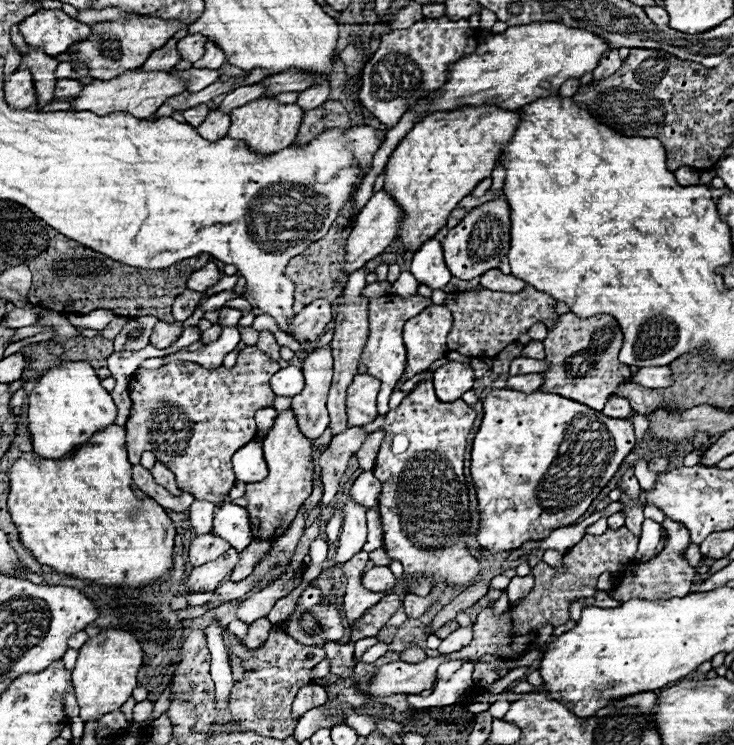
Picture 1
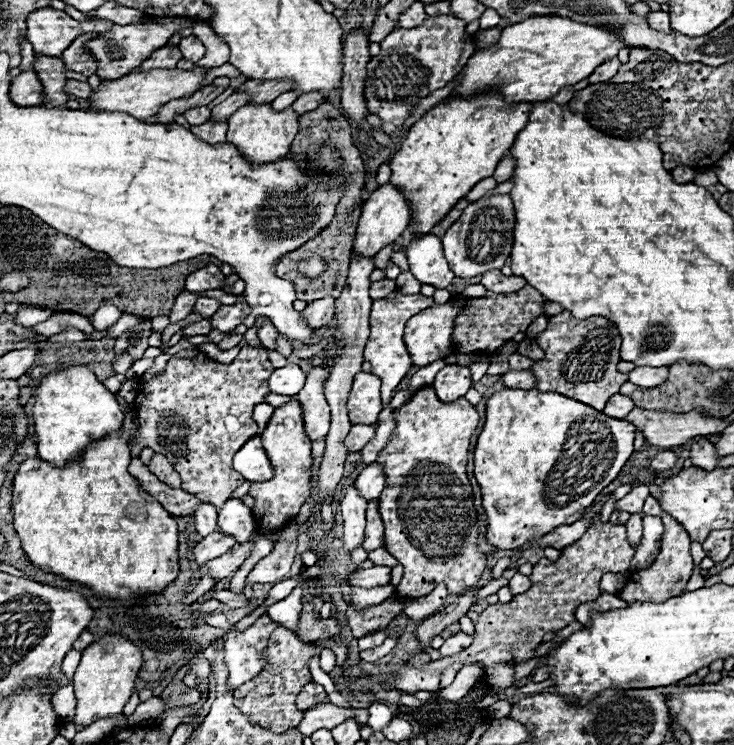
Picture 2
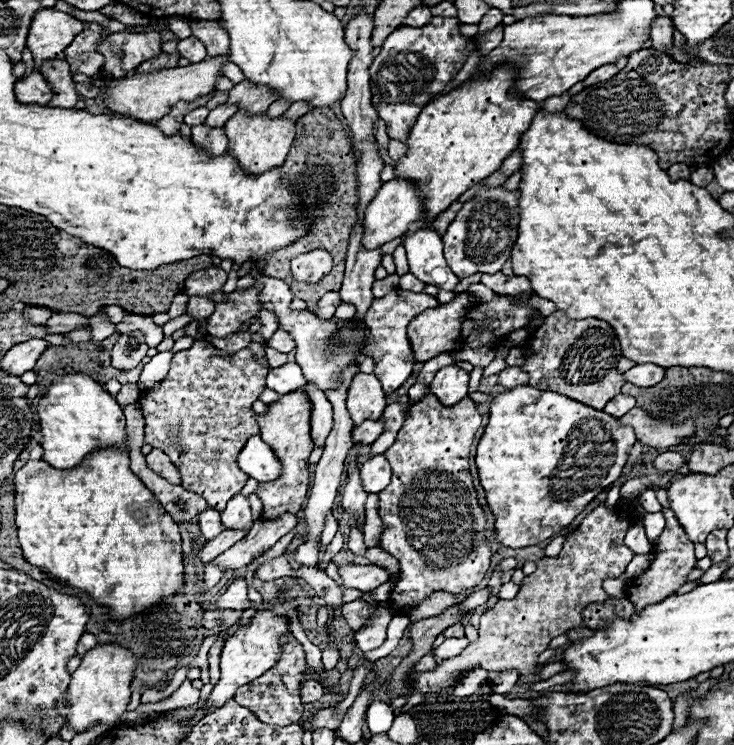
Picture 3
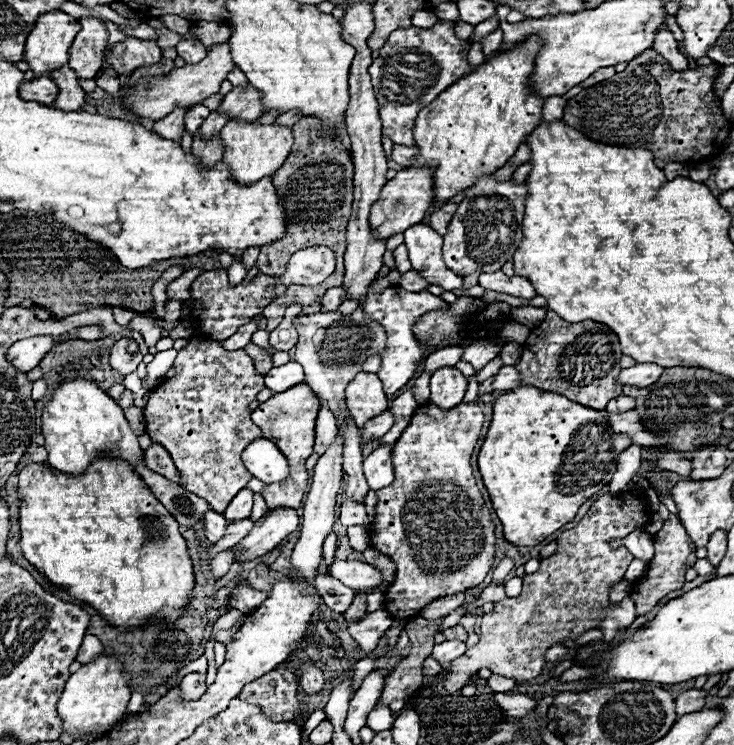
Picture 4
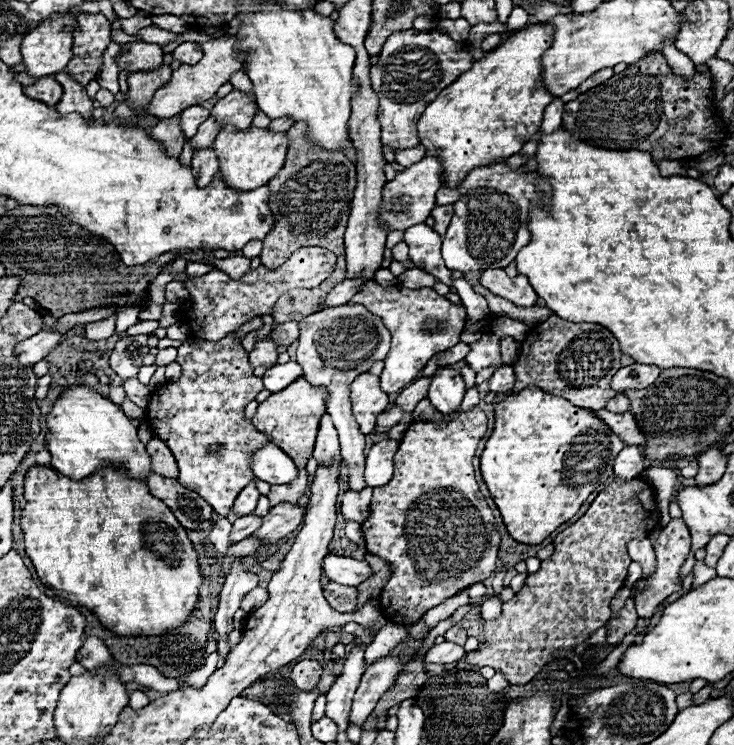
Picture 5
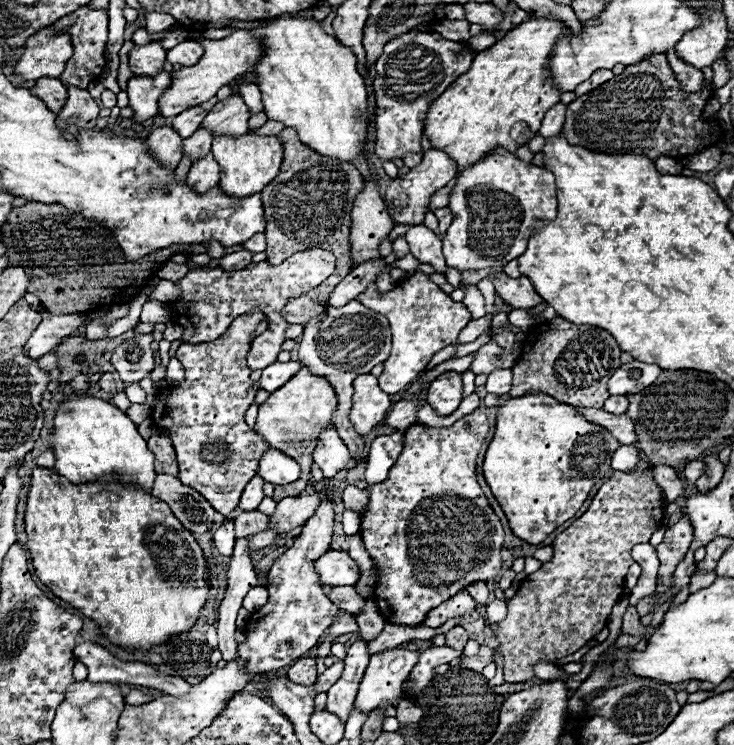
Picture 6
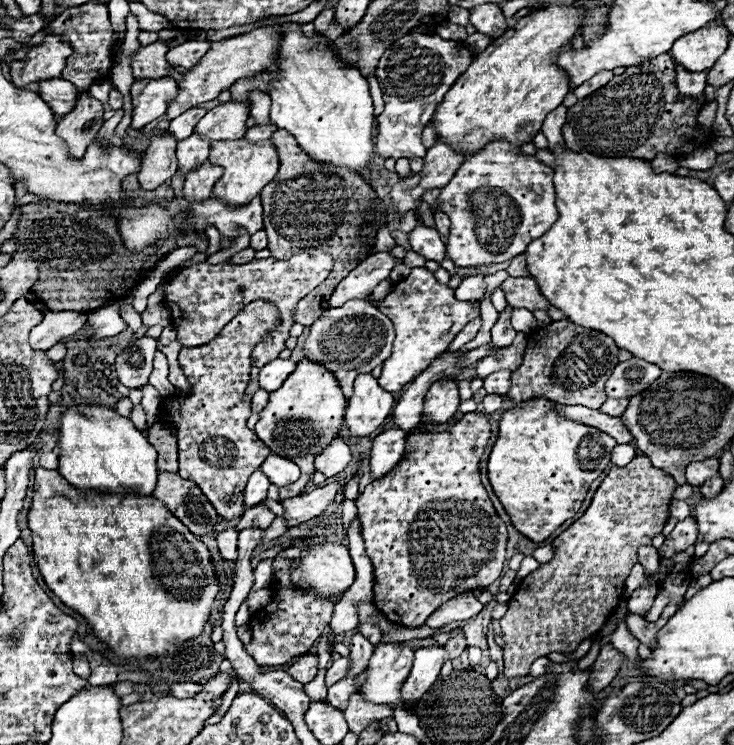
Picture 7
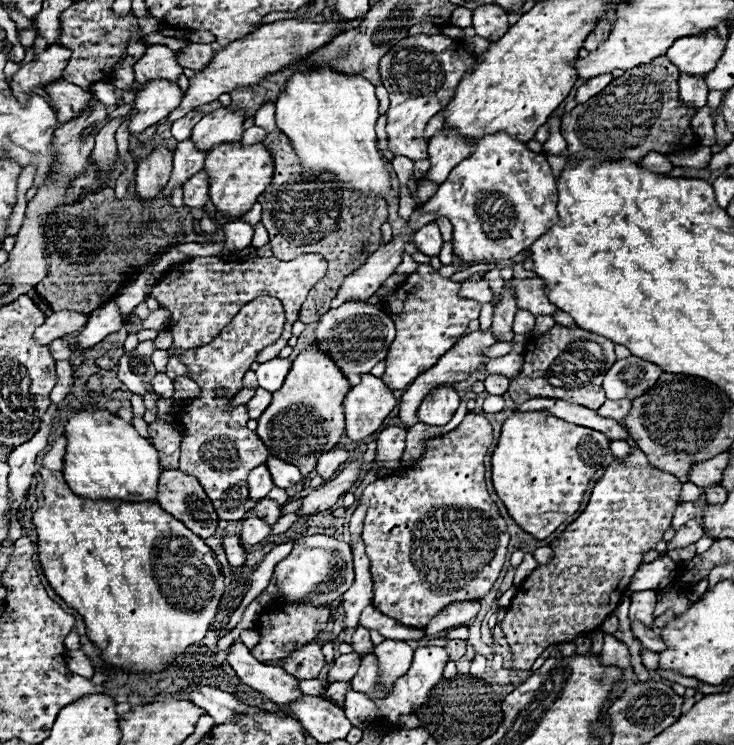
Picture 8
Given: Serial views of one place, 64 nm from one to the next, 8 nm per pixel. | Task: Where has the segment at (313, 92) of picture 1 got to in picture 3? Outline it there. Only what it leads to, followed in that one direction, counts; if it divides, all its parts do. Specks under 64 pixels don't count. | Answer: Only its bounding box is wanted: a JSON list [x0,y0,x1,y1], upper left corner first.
[286,102,312,120]

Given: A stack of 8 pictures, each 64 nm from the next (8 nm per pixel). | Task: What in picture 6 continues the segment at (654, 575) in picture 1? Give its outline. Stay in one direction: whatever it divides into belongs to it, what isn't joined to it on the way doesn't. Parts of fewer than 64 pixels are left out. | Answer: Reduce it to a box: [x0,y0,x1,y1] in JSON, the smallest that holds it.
[636,518,694,616]

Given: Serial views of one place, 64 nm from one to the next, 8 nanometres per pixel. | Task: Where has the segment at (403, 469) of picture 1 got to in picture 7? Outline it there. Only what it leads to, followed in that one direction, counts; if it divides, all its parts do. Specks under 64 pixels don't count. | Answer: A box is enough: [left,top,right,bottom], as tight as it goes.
[356,412,508,628]

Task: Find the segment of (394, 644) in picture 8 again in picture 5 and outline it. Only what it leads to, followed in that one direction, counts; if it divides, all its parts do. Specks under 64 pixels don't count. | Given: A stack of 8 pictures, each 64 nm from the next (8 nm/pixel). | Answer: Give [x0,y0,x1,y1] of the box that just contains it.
[350,656,414,726]

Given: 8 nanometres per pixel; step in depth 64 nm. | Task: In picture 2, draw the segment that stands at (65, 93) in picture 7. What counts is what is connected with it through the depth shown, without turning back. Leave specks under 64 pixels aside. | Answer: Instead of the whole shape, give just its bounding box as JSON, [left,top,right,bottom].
[10,70,42,106]

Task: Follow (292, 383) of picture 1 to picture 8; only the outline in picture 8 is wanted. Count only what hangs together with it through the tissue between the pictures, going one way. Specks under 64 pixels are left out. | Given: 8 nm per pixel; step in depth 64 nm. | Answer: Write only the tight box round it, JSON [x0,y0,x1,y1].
[256,358,292,392]

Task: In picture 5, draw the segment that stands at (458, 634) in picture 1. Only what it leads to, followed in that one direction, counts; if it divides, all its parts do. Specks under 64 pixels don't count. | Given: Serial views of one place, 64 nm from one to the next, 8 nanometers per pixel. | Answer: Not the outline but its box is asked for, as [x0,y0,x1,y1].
[424,642,466,664]

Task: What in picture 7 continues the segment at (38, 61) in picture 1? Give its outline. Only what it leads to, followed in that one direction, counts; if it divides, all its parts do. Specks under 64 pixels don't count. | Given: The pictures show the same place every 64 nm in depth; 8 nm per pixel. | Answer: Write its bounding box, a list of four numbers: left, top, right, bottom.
[56,92,102,158]

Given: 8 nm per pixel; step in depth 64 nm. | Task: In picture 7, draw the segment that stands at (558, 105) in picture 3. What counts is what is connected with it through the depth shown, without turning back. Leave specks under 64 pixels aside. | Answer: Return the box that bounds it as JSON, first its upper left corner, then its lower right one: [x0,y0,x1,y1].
[542,106,566,148]

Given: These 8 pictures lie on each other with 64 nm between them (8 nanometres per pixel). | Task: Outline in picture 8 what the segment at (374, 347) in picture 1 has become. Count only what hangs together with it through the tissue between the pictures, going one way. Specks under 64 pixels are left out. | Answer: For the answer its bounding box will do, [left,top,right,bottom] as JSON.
[382,264,482,390]

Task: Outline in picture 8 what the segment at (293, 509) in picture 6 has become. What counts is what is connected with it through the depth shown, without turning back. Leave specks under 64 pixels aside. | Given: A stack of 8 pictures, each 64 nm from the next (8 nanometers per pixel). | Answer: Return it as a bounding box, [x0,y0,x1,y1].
[296,458,364,518]

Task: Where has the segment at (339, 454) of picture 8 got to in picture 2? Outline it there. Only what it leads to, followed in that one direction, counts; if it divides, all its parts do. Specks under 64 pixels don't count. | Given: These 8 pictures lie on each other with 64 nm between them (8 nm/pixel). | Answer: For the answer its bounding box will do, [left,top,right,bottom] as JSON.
[296,354,330,440]

